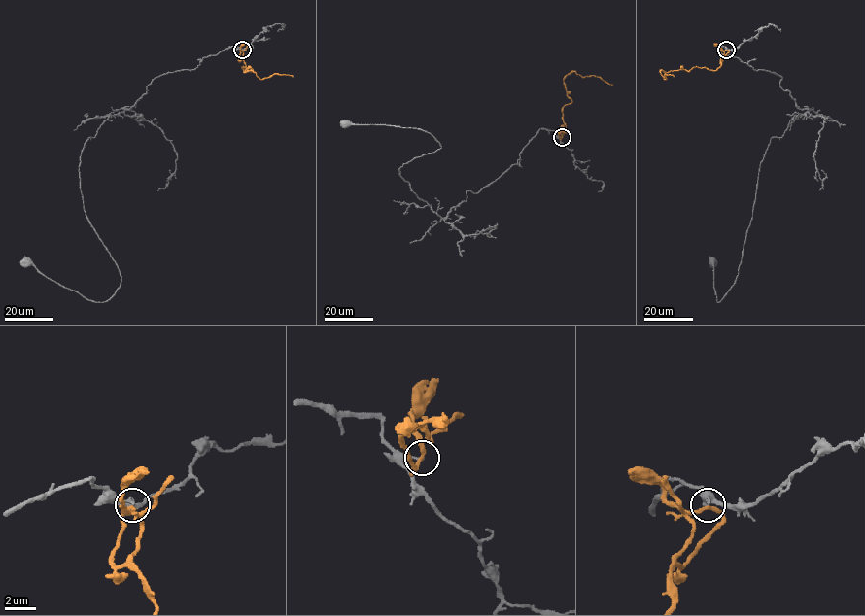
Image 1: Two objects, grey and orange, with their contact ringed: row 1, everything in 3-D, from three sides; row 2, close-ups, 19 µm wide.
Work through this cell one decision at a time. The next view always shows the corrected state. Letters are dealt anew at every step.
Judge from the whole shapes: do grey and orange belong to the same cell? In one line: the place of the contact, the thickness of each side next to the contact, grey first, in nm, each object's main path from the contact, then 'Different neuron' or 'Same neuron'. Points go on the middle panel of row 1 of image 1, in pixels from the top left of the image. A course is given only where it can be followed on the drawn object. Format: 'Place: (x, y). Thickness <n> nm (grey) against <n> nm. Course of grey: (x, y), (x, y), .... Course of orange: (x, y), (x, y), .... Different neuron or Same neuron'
Place: (562, 137). Thickness 150 nm (grey) against 240 nm. Course of grey: (562, 138), (540, 128), (515, 164), (443, 219), (398, 171), (441, 148), (435, 139), (340, 123). Course of orange: (562, 138), (565, 131), (562, 109), (571, 100), (564, 78), (574, 71), (583, 77), (599, 76), (612, 85). Different neuron

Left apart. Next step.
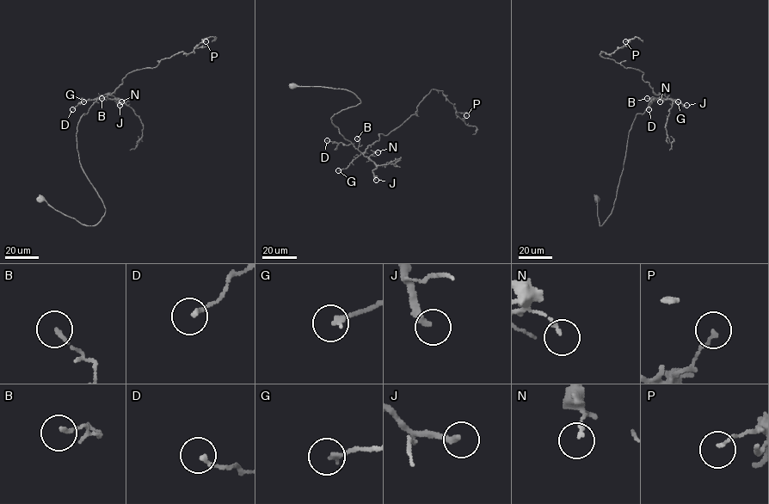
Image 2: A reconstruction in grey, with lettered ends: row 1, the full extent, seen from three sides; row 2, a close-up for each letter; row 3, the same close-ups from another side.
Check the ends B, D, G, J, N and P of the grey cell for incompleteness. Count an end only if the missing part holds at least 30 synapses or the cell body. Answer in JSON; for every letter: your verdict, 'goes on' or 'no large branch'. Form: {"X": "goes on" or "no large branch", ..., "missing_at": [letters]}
{"B": "no large branch", "D": "no large branch", "G": "no large branch", "J": "goes on", "N": "no large branch", "P": "no large branch", "missing_at": ["J"]}

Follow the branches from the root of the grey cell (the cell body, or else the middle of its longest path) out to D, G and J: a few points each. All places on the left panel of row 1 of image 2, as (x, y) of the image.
D: (89, 108), (95, 100), (83, 101), (72, 109)
G: (89, 108), (98, 98), (107, 95), (83, 101)
J: (89, 108), (98, 98), (105, 96), (119, 100), (120, 102), (116, 102), (119, 105)

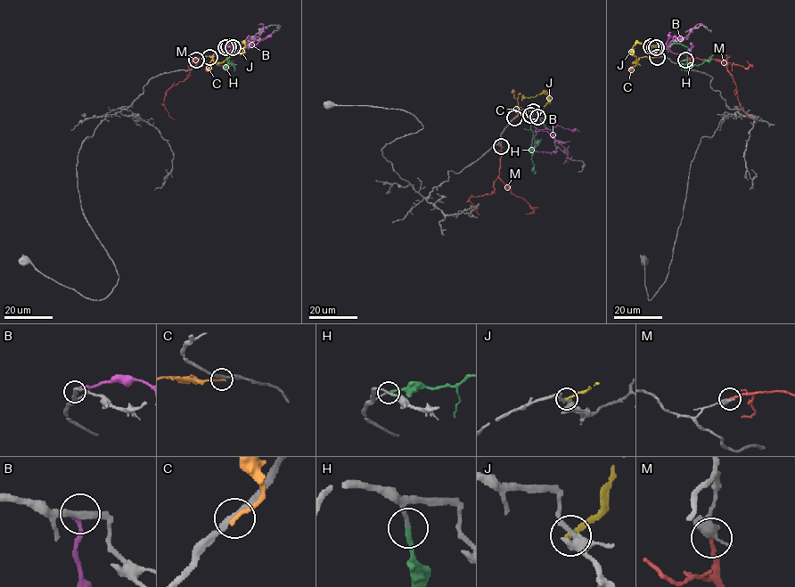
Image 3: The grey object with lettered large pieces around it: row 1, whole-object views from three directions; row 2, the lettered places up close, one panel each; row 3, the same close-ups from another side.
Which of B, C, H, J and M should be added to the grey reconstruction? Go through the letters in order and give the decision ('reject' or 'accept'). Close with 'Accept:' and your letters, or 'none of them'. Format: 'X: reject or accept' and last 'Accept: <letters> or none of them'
B: reject
C: reject
H: accept
J: reject
M: reject
Accept: H

